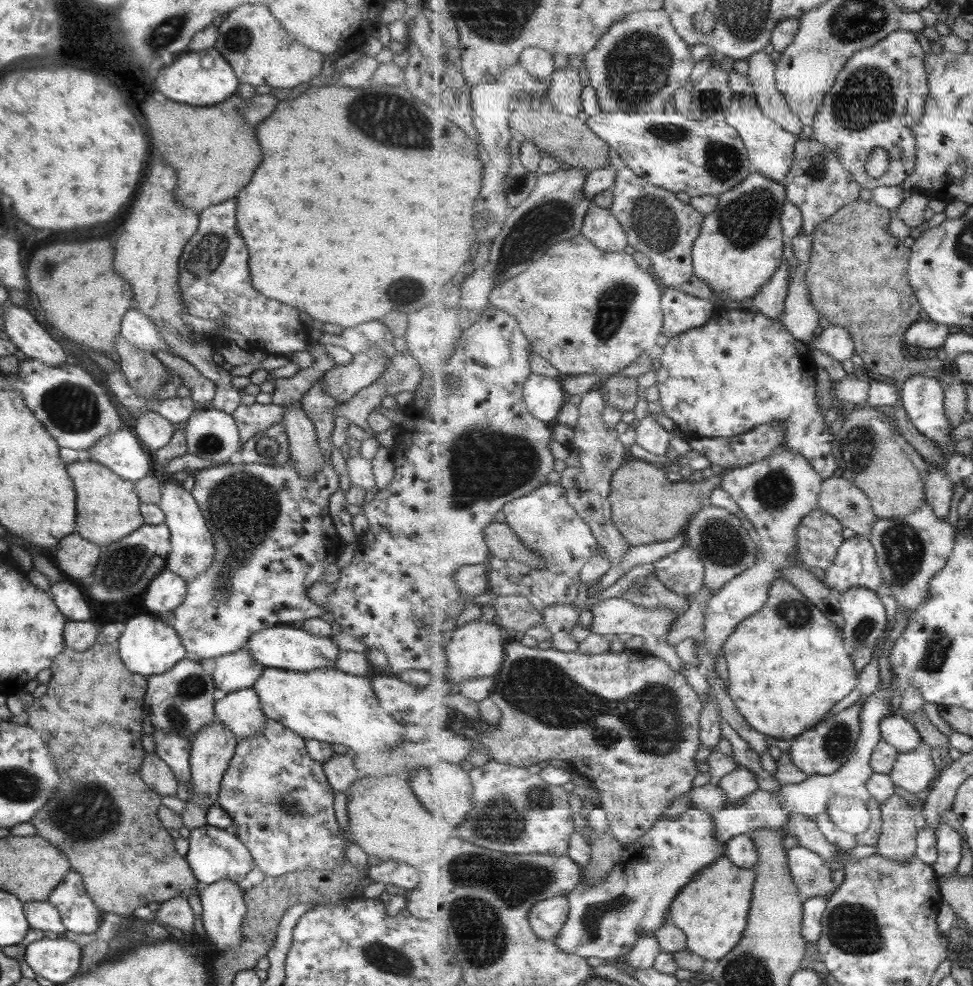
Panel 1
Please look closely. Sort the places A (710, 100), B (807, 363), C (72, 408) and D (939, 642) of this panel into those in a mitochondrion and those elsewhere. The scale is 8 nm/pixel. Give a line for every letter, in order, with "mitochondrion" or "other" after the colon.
A: mitochondrion
B: other
C: mitochondrion
D: mitochondrion

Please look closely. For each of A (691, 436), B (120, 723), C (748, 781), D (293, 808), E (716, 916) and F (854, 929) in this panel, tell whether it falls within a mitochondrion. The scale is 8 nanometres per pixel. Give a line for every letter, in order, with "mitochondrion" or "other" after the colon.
A: other
B: other
C: other
D: mitochondrion
E: other
F: mitochondrion

